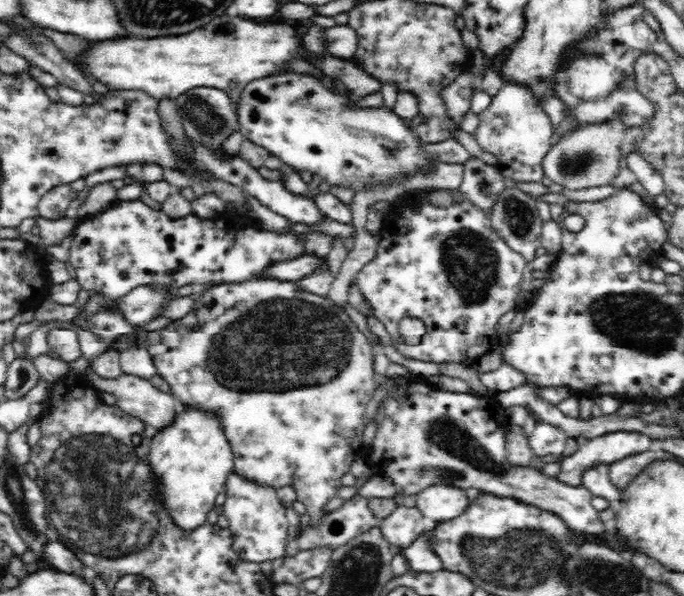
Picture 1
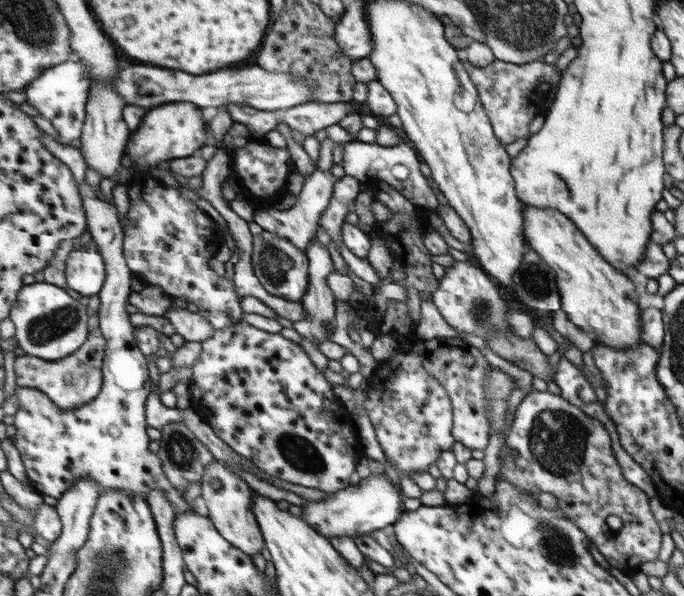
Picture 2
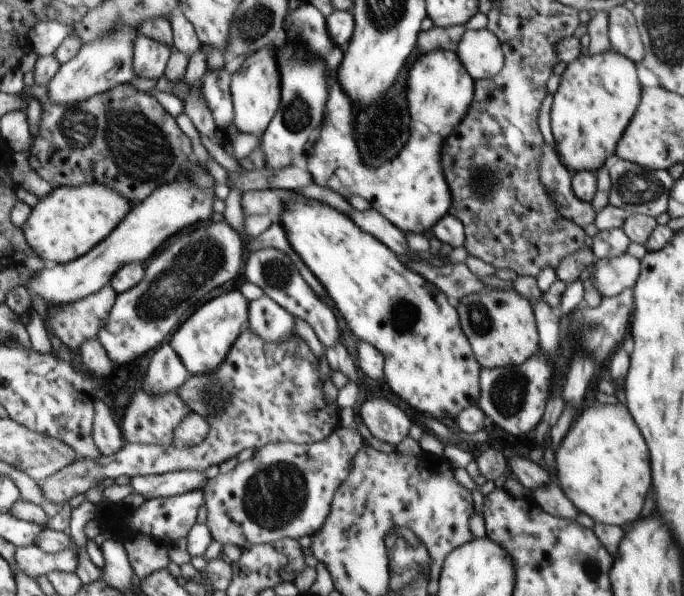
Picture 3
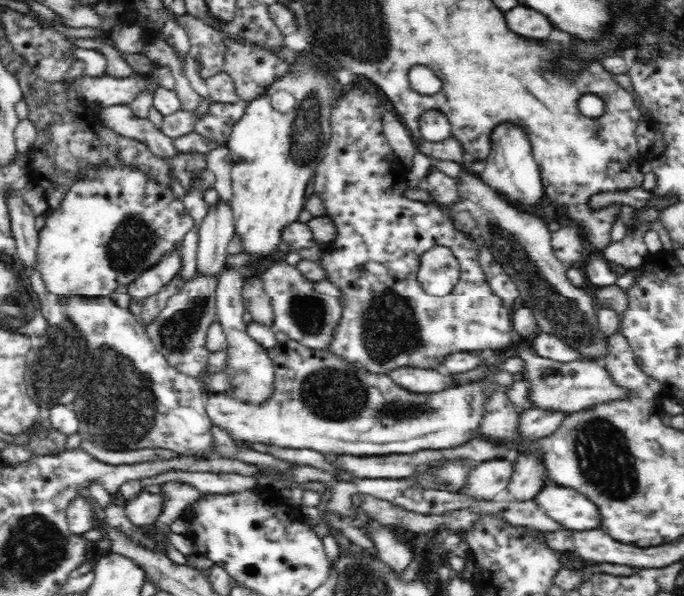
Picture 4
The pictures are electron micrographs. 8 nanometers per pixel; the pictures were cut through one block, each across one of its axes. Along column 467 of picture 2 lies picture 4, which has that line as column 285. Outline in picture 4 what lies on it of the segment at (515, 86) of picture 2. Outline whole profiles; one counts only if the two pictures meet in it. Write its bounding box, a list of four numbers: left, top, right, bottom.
[223,38,287,105]

